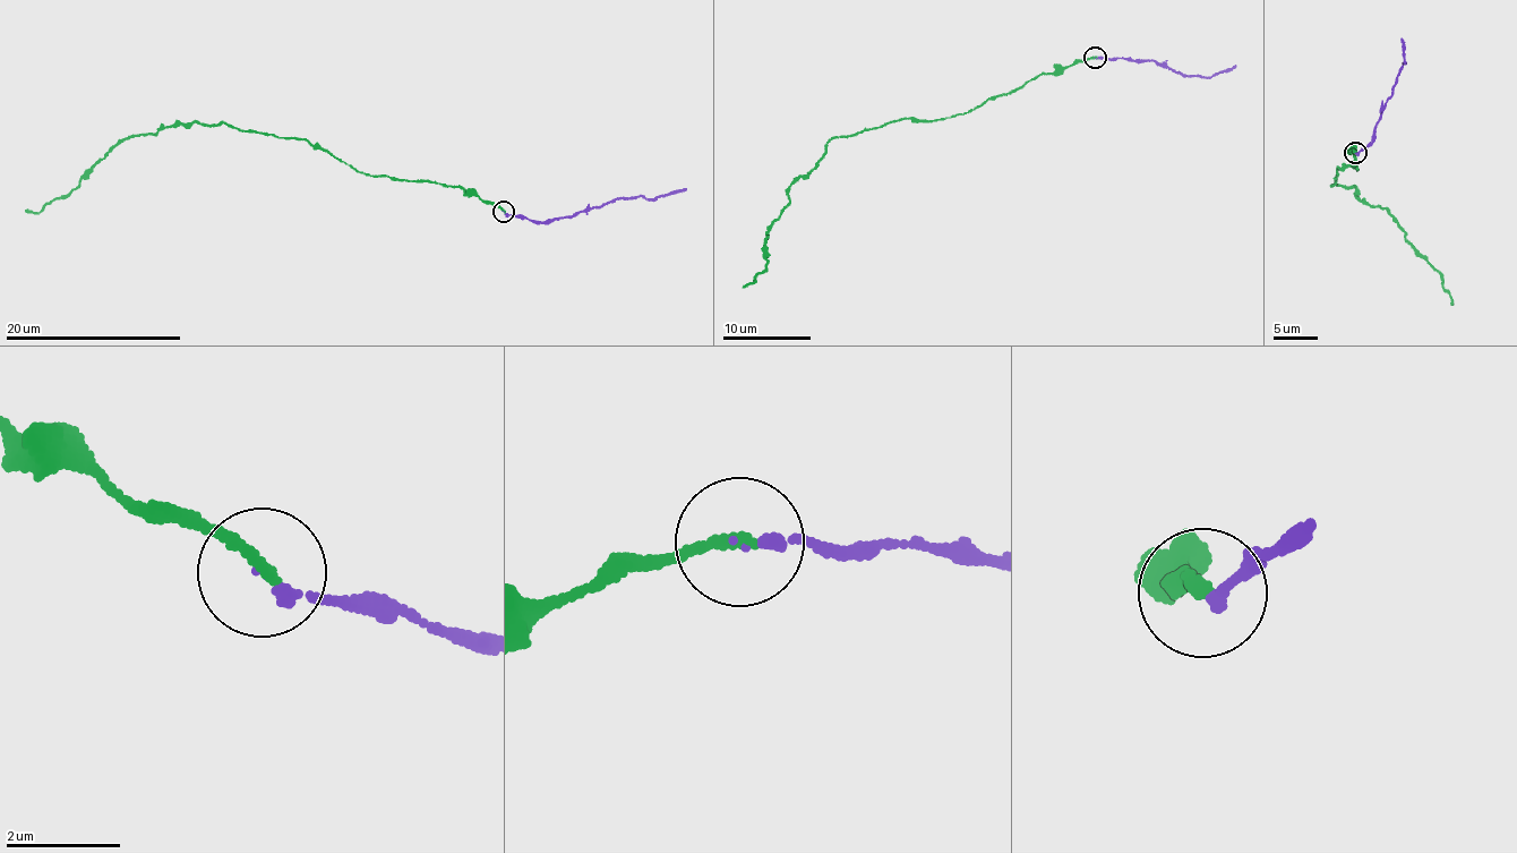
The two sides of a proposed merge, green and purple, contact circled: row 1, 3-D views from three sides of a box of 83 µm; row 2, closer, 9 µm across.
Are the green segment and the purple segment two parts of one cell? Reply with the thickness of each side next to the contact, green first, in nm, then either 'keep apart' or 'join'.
calibres 190 and 170 nm; join

